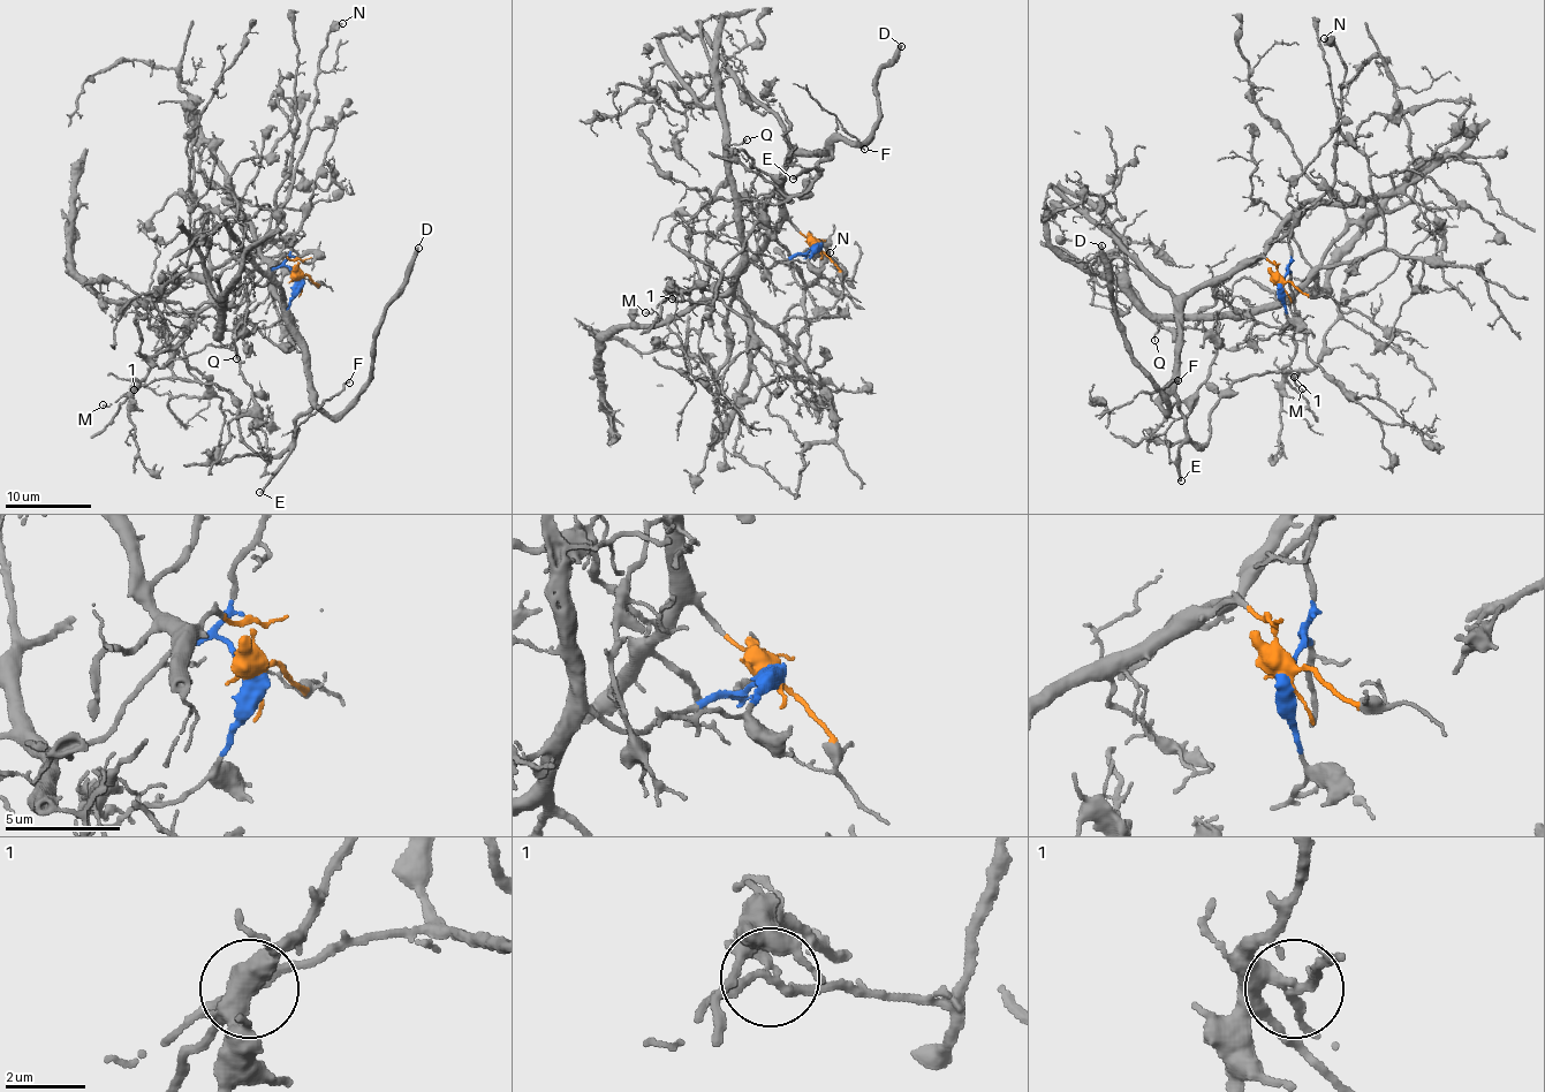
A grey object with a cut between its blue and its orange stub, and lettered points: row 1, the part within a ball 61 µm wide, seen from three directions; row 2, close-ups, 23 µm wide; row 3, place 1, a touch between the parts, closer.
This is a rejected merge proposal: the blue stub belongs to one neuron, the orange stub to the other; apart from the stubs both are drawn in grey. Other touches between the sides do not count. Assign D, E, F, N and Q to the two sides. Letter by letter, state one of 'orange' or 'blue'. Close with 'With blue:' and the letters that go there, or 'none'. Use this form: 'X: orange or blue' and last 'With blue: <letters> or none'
D: orange
E: orange
F: orange
N: orange
Q: blue
With blue: Q

